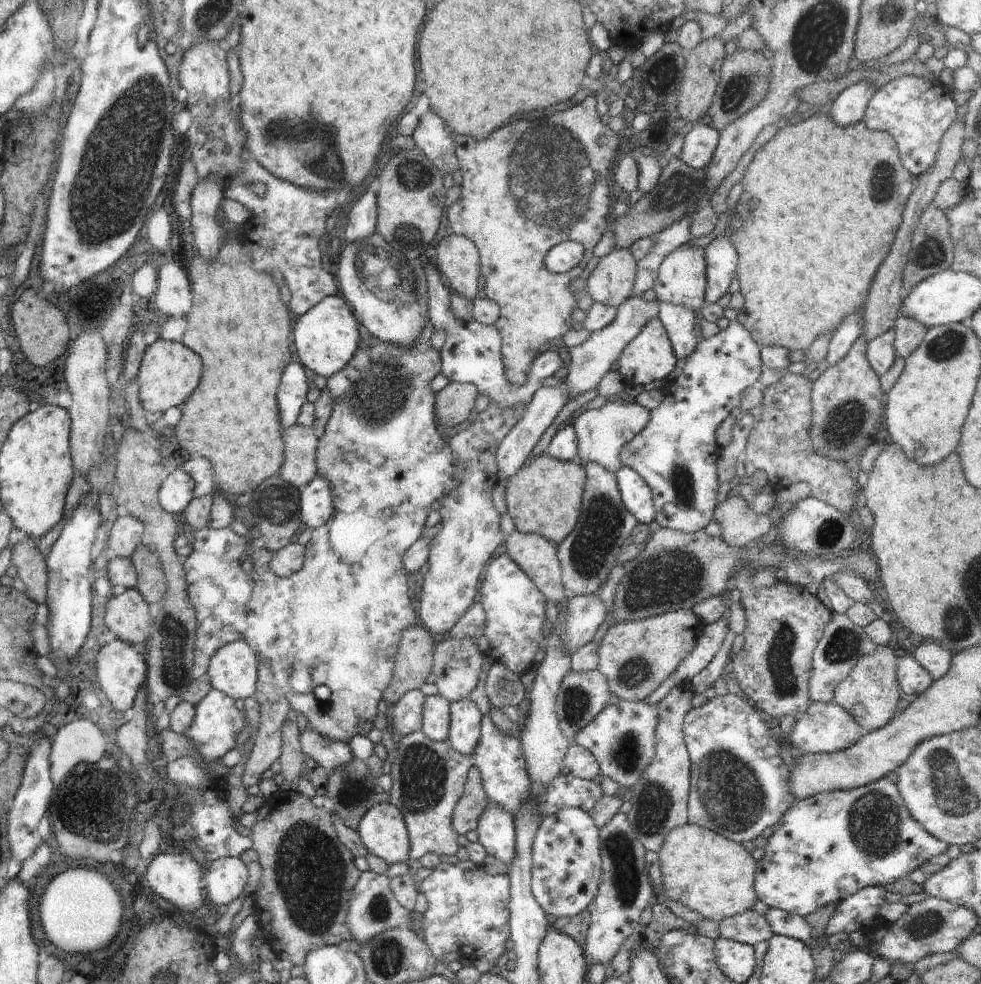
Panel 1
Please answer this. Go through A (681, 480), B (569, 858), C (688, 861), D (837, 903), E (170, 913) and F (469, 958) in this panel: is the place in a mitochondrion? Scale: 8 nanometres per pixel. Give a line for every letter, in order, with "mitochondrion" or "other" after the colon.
A: mitochondrion
B: other
C: other
D: other
E: other
F: other

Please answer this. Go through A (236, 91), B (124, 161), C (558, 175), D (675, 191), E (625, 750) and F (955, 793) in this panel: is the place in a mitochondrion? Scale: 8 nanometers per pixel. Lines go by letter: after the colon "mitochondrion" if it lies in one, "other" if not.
A: other
B: mitochondrion
C: mitochondrion
D: mitochondrion
E: mitochondrion
F: mitochondrion

